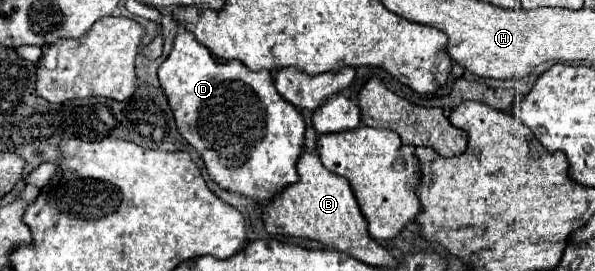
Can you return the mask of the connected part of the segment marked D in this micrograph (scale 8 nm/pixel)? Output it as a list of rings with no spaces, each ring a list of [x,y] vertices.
[[[178,31],[170,55],[158,67],[158,79],[168,95],[180,135],[200,153],[212,181],[220,187],[248,195],[258,203],[266,203],[280,191],[280,187],[284,189],[298,181],[296,161],[304,143],[304,119],[292,103],[286,103],[278,95],[270,71],[262,69],[254,73],[238,61],[220,65],[212,53],[194,39],[194,35]]]

